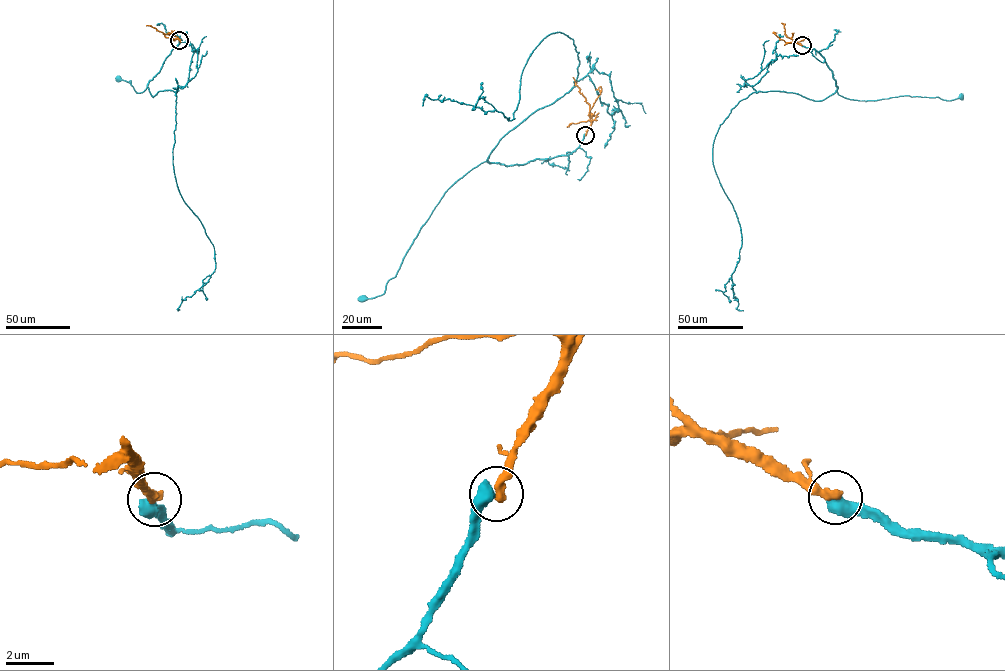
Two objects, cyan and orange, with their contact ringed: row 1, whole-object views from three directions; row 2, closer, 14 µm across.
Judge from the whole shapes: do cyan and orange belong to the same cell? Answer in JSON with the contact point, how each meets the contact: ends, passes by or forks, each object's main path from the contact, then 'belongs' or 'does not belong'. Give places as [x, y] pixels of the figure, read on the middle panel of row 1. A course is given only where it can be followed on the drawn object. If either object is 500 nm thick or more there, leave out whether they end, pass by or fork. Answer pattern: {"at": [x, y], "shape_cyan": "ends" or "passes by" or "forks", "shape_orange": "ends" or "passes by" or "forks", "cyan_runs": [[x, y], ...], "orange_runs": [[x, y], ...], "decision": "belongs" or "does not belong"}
{"at": [585, 135], "cyan_runs": [[585, 135], [567, 155], [506, 166], [483, 162], [468, 171], [445, 193], [385, 292], [363, 298]], "orange_runs": [[585, 135], [592, 120], [589, 106], [573, 77]], "decision": "does not belong"}

